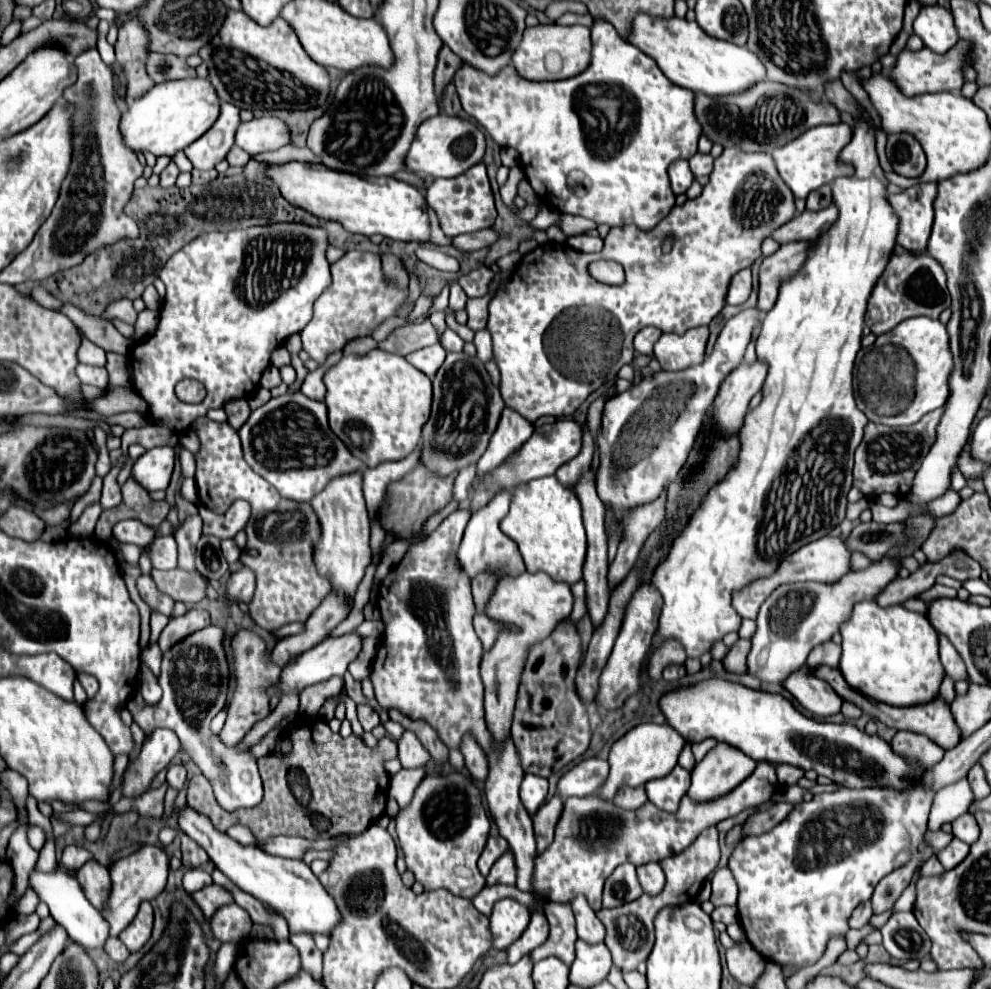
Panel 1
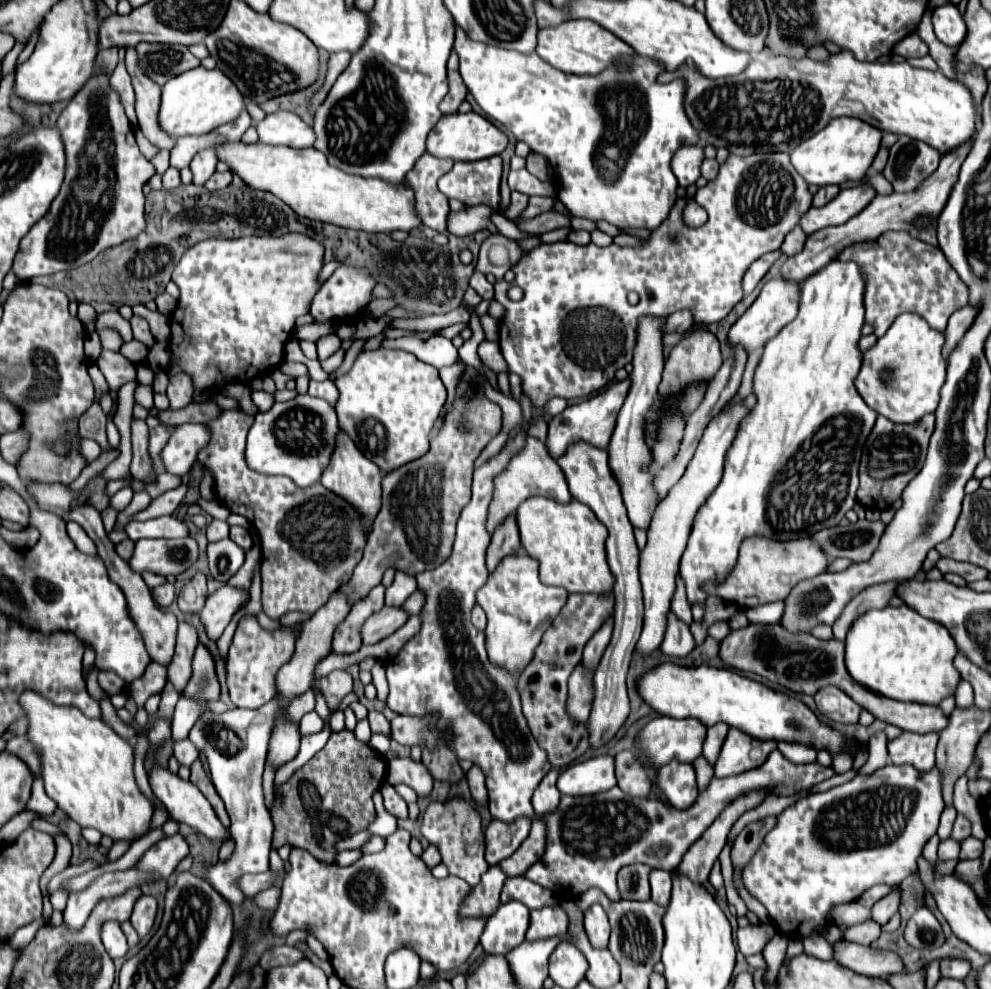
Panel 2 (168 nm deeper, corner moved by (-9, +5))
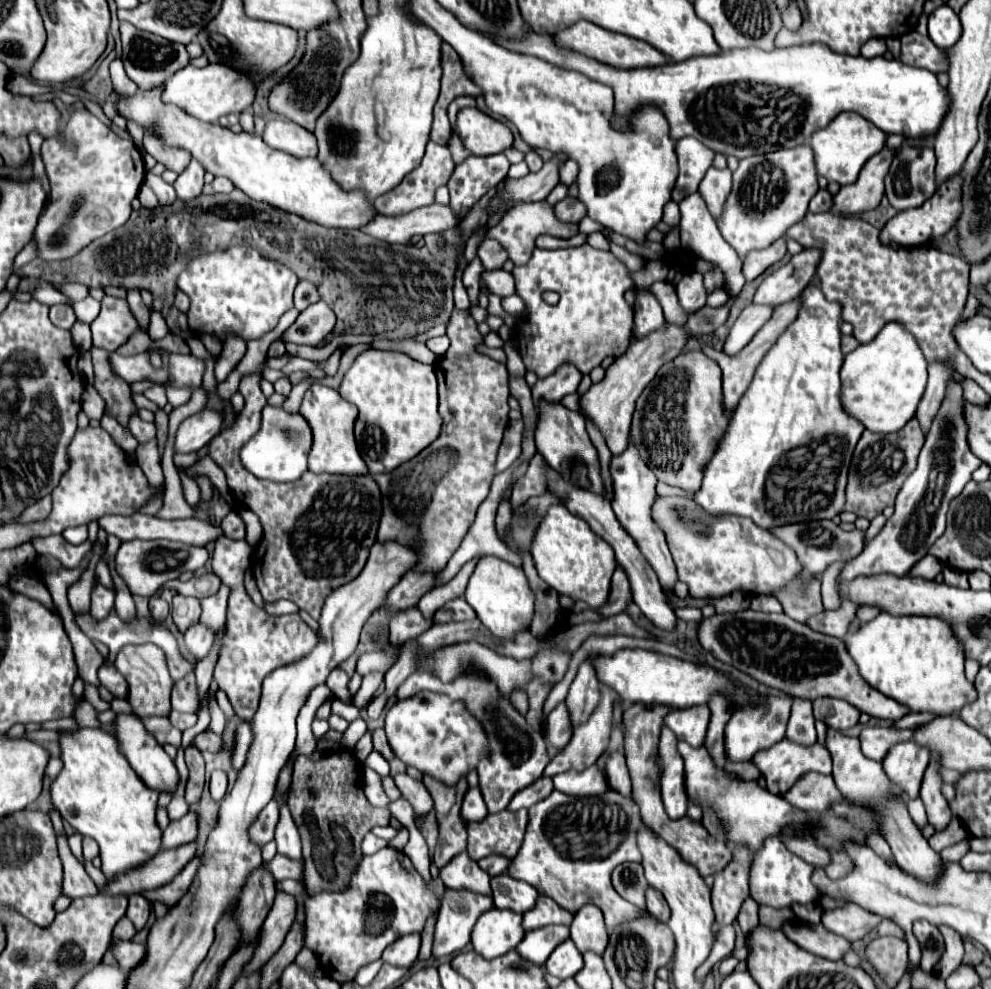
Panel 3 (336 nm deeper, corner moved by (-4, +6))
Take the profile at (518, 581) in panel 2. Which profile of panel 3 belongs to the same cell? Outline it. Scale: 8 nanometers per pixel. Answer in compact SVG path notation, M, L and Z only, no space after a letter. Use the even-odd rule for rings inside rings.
M482 557L474 573L470 575L468 587L464 591L464 599L474 607L482 625L500 641L514 641L518 633L530 629L536 595L522 567L514 567L512 563L498 557Z

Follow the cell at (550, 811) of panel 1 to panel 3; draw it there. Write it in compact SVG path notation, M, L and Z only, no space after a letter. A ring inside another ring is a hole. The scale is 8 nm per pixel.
M490 855L490 857L486 857L486 859L480 859L478 865L480 865L490 877L494 877L494 875L502 875L502 873L508 869L510 861L512 861L512 859L508 859L508 857Z

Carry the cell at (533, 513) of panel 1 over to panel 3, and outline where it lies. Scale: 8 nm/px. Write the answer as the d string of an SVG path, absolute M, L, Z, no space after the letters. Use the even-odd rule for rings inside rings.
M550 505L532 537L530 553L538 569L540 579L554 587L560 595L568 595L574 601L584 601L592 609L606 603L610 591L610 579L618 567L612 547L598 537L592 527L578 515L572 515L564 505Z

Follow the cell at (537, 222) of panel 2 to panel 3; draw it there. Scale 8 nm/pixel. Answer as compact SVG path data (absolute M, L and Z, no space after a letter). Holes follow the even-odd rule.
M566 197L554 205L554 215L558 215L558 221L562 223L578 223L582 217L586 217L586 207L578 199Z

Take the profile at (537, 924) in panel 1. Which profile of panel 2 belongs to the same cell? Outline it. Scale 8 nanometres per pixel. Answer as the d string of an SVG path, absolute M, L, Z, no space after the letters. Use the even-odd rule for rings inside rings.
M547 906L531 912L531 924L527 930L527 940L561 936L567 932L567 914L561 906Z

